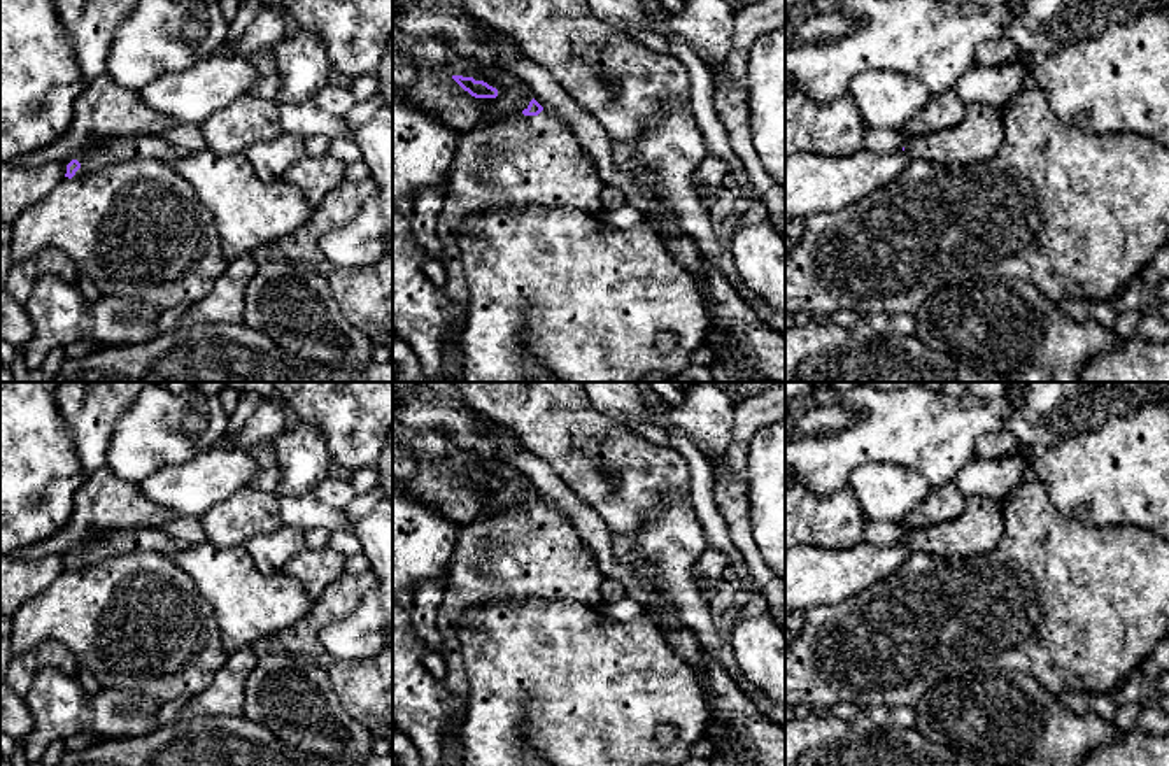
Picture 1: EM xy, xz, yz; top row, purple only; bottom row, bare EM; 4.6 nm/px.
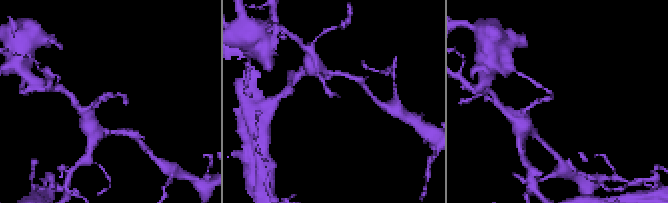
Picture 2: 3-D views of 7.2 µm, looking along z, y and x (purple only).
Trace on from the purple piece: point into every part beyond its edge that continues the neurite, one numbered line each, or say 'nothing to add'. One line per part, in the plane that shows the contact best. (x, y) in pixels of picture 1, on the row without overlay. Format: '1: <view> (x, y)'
1: xy (95, 549)

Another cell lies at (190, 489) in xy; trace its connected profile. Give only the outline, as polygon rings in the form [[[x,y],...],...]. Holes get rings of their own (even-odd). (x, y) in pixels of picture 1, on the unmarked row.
[[[212,447],[188,463],[154,472],[138,484],[138,489],[149,501],[174,512],[177,517],[200,519],[214,505],[249,487],[258,472],[259,465],[249,454]]]

